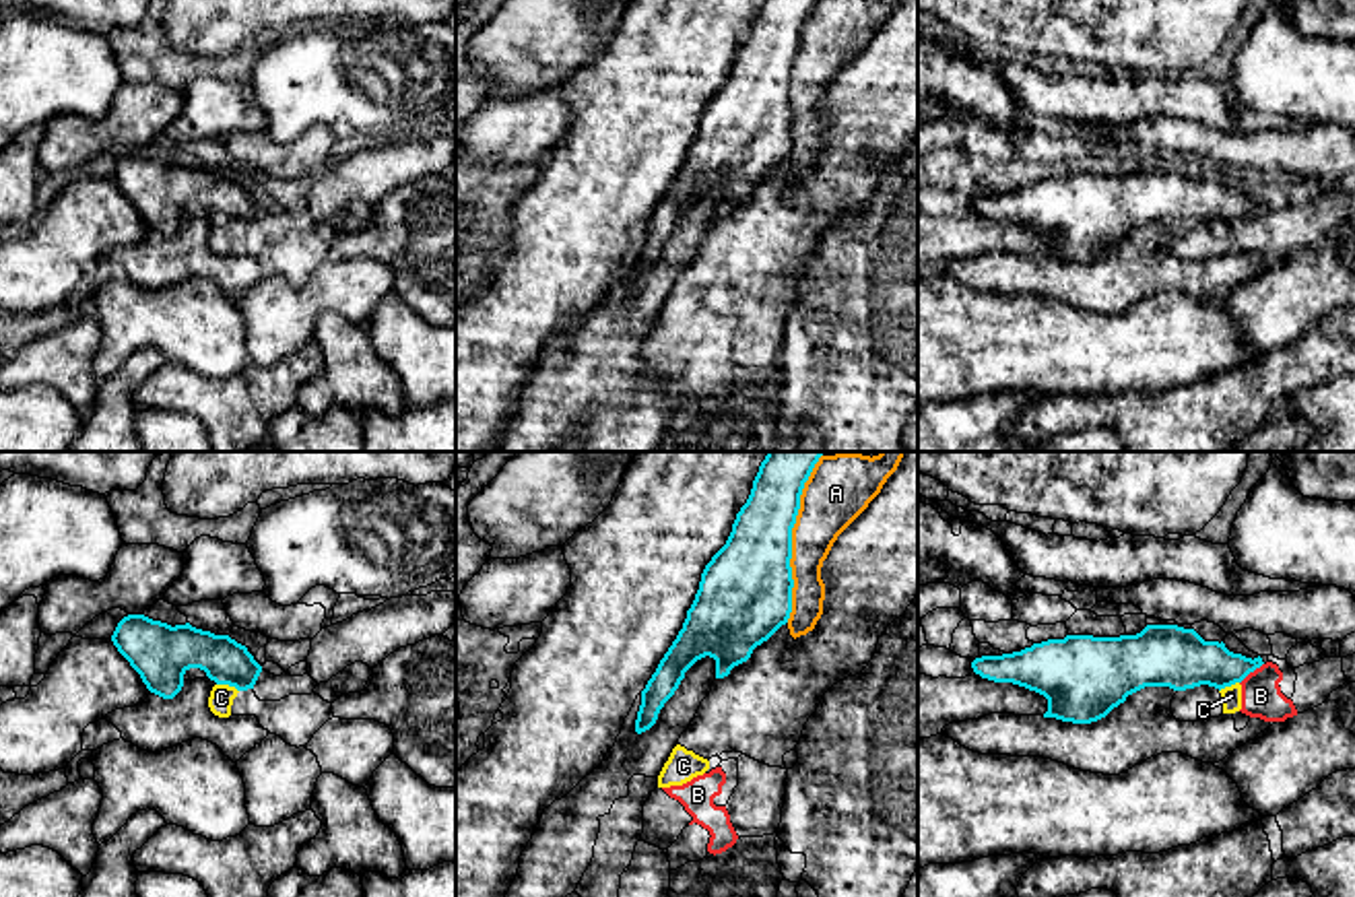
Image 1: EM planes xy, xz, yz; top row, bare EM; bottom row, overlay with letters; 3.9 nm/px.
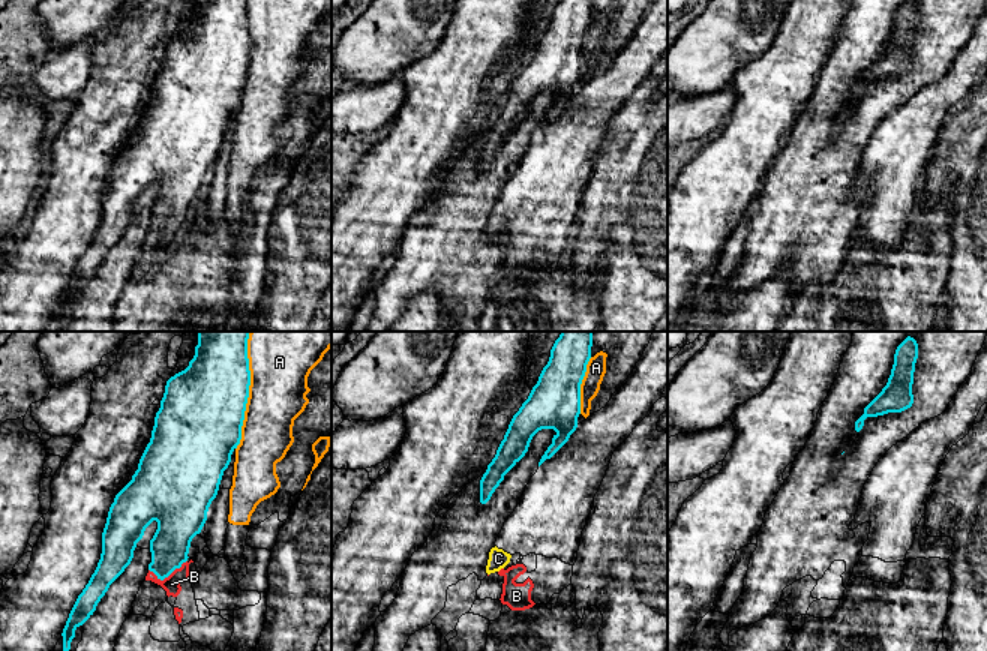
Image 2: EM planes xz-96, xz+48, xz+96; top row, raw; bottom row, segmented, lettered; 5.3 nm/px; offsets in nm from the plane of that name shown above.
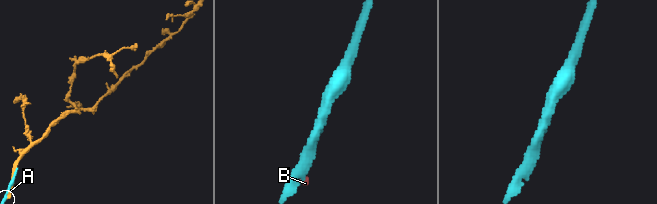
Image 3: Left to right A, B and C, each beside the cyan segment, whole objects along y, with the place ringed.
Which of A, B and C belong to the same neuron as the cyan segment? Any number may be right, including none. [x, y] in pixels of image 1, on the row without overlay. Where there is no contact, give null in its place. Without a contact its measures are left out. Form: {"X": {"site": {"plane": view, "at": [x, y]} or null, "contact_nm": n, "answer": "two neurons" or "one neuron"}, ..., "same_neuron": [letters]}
{"A": {"site": {"plane": "xz", "at": [790, 81]}, "contact_nm": 650, "answer": "two neurons"}, "B": {"site": {"plane": "yz", "at": [1250, 209]}, "contact_nm": 130, "answer": "two neurons"}, "C": {"site": {"plane": "xy", "at": [227, 221]}, "contact_nm": 90, "answer": "two neurons"}, "same_neuron": []}

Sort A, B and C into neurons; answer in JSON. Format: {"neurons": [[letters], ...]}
{"neurons": [["A"], ["B", "C"]]}

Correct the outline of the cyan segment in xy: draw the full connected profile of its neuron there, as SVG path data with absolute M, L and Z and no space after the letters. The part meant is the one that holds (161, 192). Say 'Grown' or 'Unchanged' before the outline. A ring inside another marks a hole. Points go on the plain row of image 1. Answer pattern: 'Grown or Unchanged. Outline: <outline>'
Unchanged. Outline: M128 153L118 161L111 179L146 227L163 237L181 229L190 206L200 206L217 223L237 229L254 227L262 210L245 184L190 161L171 165L144 153Z

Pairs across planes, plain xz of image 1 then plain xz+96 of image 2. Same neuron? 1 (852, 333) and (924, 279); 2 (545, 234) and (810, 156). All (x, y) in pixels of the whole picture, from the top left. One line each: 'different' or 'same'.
1: different
2: different

